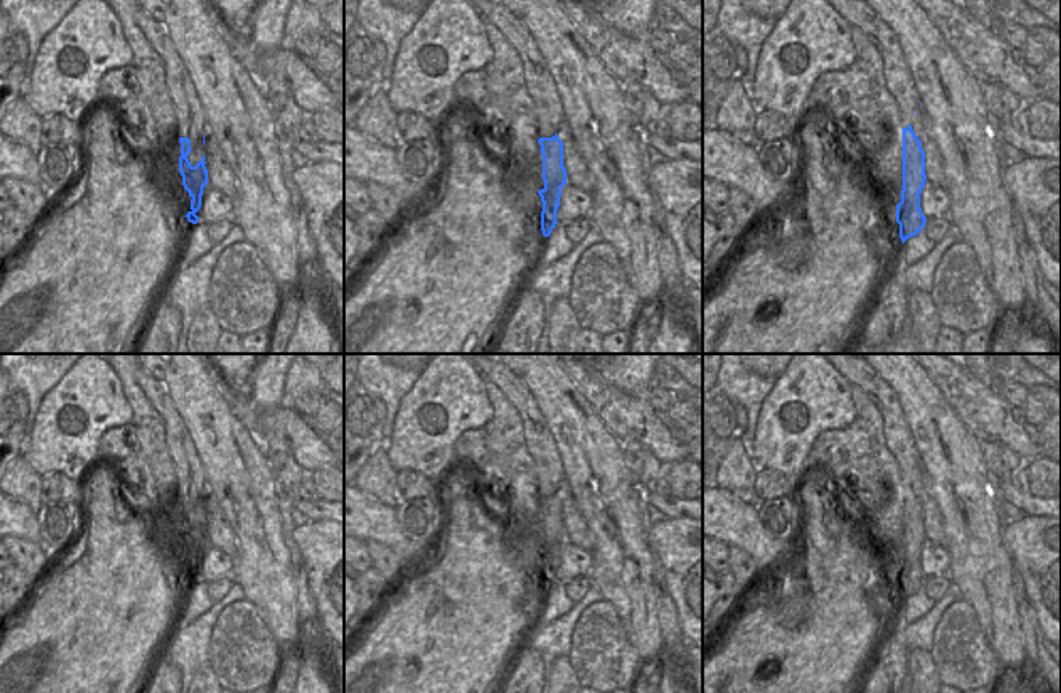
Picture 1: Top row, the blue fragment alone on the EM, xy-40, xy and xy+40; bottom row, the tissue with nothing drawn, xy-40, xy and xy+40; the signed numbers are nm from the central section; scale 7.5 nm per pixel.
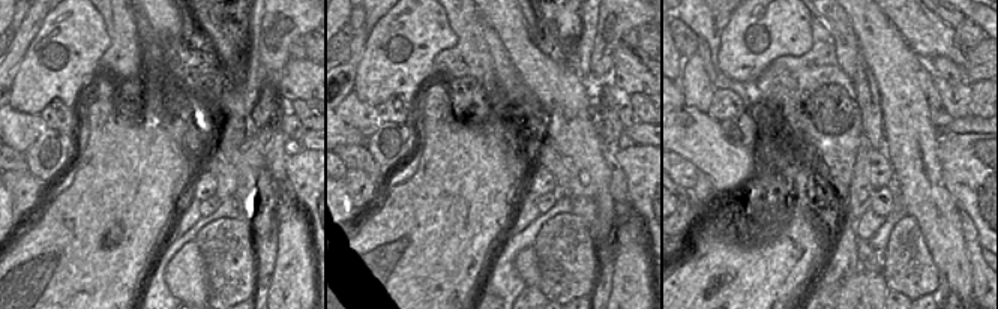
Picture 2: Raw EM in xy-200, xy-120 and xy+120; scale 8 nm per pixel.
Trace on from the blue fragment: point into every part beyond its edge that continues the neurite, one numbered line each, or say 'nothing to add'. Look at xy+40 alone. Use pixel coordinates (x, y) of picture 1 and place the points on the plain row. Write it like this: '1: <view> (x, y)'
1: xy+40 (896, 434).

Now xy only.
1: xy (538, 439).

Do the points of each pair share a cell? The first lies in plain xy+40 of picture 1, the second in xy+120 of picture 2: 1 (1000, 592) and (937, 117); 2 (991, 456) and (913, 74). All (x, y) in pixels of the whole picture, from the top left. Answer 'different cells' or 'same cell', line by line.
1: different cells
2: different cells

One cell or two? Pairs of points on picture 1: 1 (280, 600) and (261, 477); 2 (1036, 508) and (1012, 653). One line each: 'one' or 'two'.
1: one
2: two

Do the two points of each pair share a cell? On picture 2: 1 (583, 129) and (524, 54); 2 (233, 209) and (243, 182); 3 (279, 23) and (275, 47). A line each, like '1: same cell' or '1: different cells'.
1: same cell
2: different cells
3: same cell

